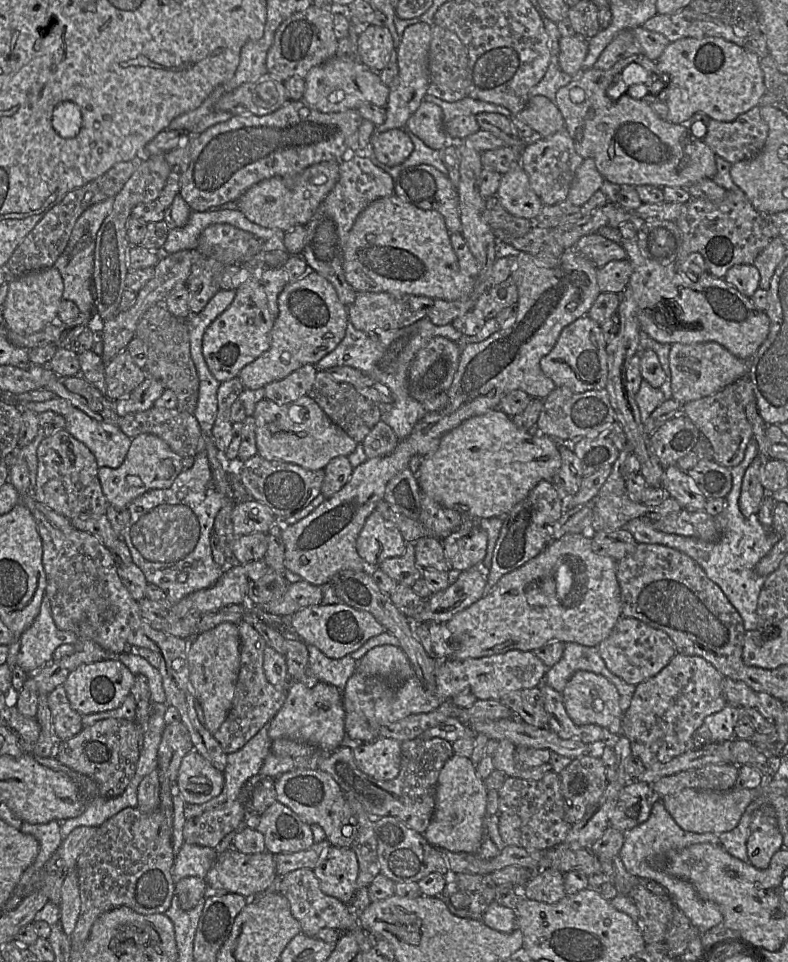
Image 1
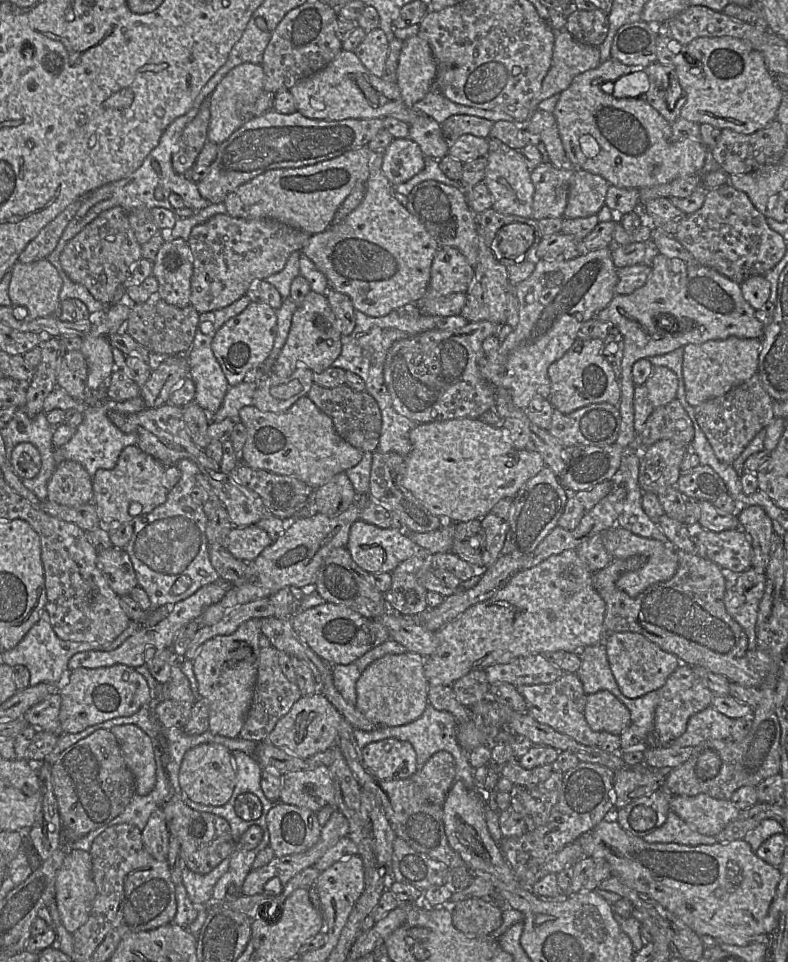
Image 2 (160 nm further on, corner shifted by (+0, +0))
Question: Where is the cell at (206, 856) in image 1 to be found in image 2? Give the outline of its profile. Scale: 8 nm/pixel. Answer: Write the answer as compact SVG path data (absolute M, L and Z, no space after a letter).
M223 860L208 874L198 874L188 868L182 871L182 883L190 901L195 906L211 904L212 892L217 881L228 871L230 860Z

